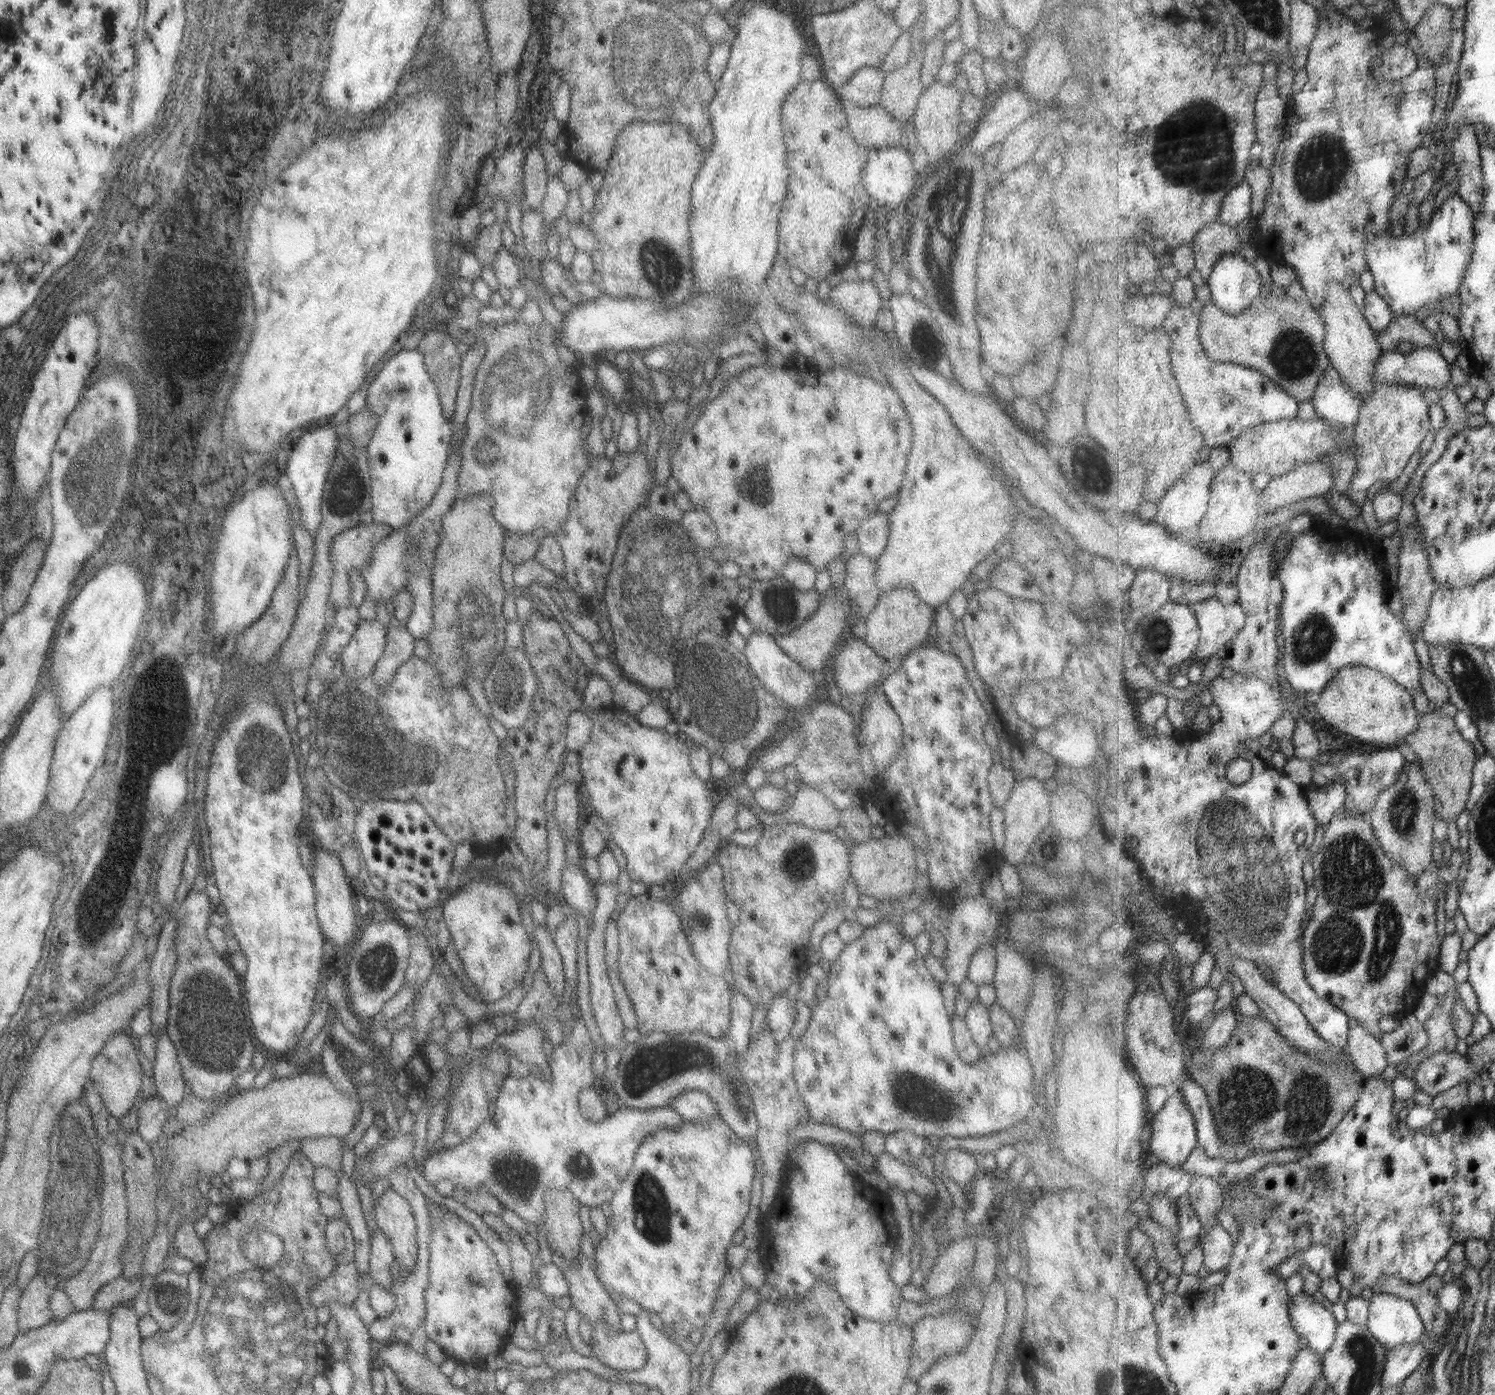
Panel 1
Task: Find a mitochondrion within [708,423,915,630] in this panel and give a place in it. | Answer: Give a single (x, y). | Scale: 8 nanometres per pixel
(756, 486)

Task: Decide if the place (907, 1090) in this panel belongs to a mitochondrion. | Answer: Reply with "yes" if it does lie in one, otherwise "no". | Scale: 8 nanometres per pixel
yes

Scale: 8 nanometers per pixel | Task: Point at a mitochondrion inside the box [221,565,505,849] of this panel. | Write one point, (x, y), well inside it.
(369, 755)

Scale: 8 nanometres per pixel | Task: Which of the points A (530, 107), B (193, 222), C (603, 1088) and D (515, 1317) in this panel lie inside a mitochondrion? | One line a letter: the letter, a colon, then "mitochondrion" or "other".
A: other
B: other
C: other
D: other

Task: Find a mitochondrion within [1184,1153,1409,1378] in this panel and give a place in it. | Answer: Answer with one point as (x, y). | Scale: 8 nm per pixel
(1317, 1179)

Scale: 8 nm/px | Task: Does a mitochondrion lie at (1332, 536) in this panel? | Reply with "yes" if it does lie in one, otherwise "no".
no

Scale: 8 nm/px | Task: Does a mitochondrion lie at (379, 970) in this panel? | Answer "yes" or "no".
yes

